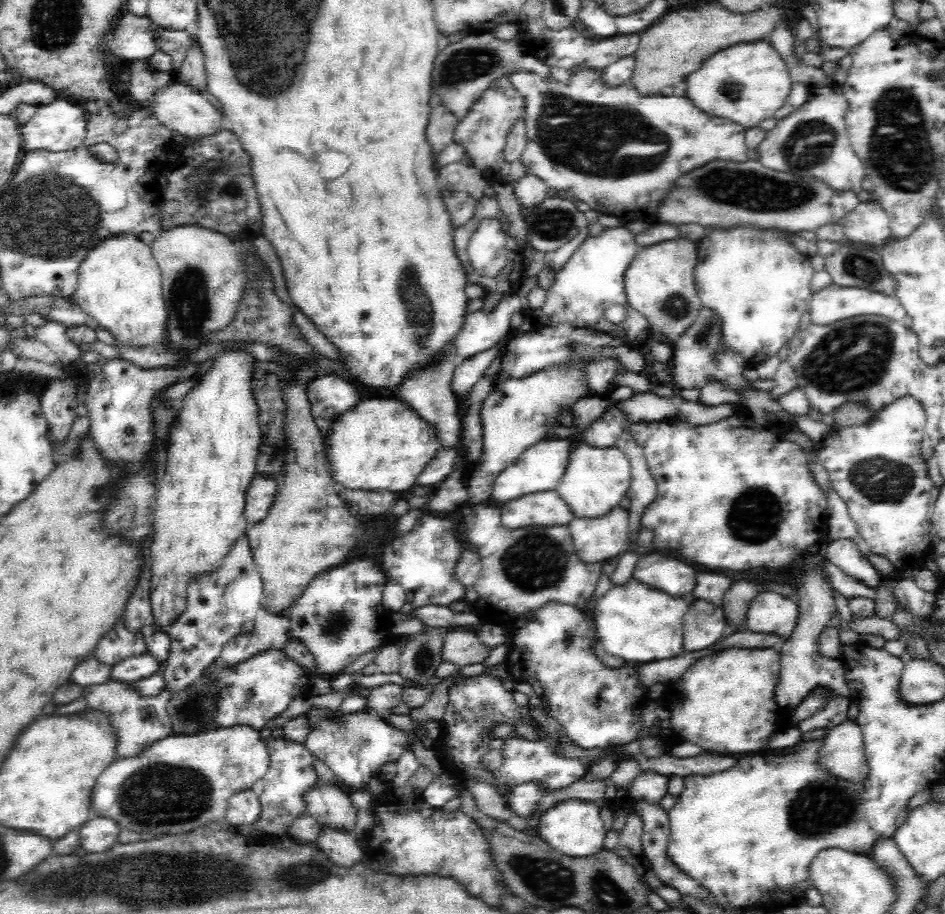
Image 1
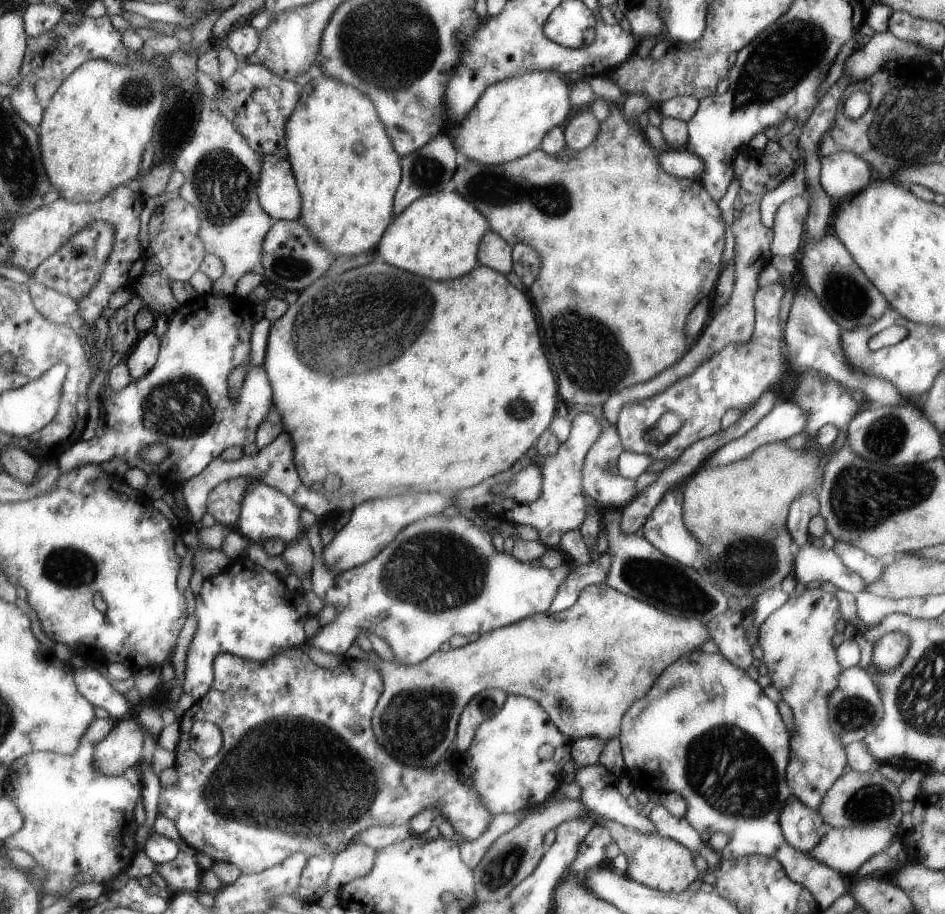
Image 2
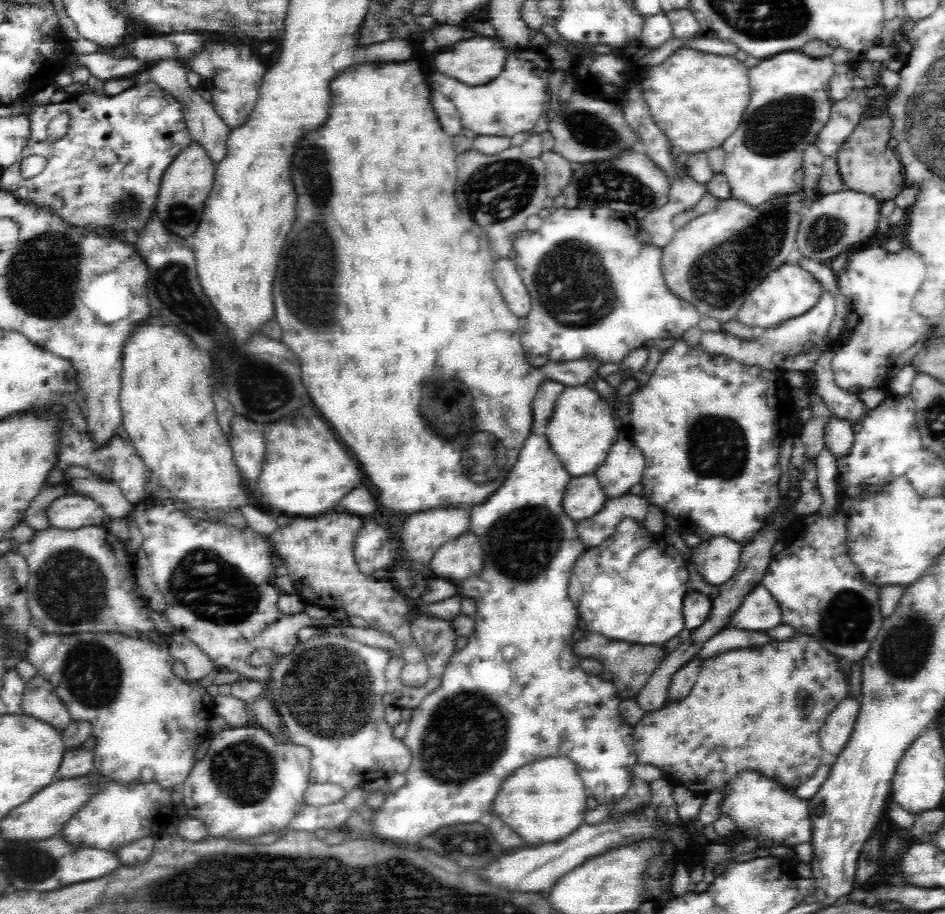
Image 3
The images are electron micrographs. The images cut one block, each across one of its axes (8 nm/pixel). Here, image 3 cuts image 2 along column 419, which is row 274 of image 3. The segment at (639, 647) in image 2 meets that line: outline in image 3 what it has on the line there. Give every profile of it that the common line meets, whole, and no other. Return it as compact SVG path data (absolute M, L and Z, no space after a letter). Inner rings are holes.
M804 189L795 193L782 193L758 206L750 206L746 201L734 197L722 200L714 212L706 212L689 221L675 232L672 240L662 248L660 266L664 281L676 296L694 305L701 316L728 322L744 304L745 297L756 288L769 272L792 259L795 254L796 236L803 209Z

